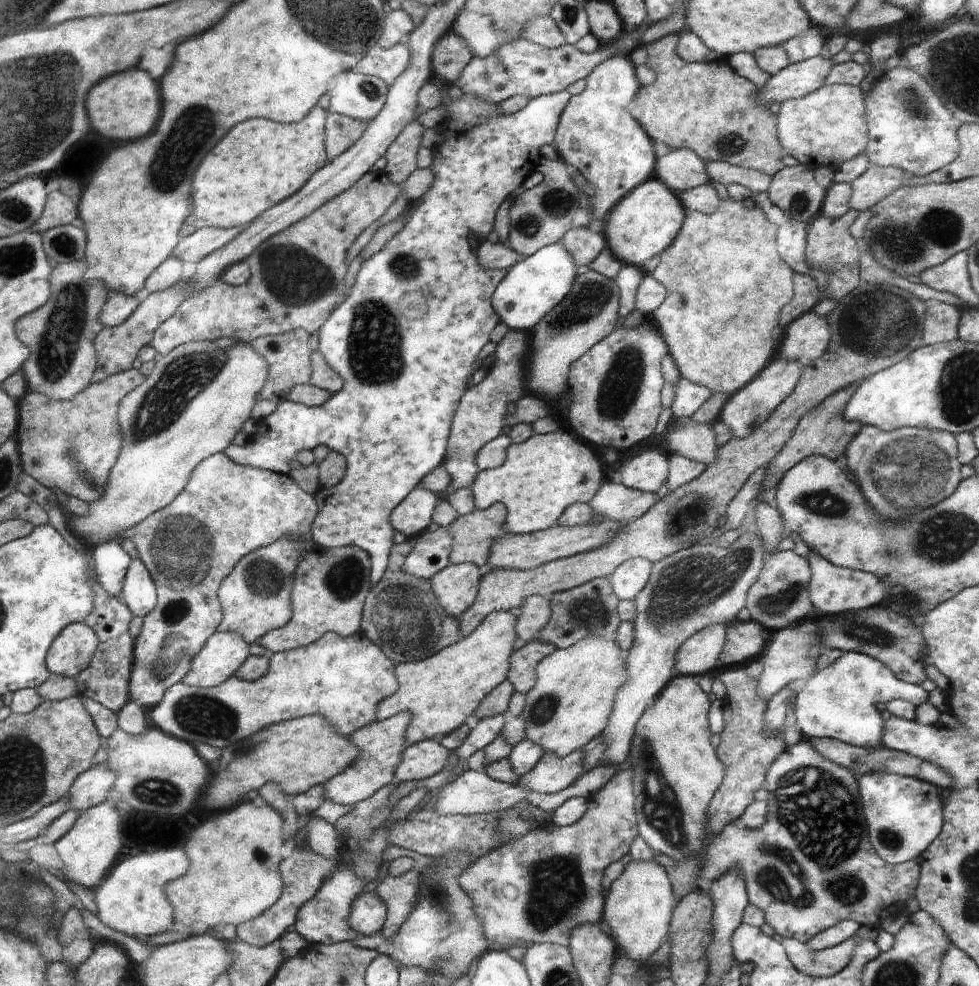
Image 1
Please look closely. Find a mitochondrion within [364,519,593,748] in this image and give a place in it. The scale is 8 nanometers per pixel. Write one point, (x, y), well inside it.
(402, 615)

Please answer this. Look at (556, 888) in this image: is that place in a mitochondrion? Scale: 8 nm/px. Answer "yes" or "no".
yes

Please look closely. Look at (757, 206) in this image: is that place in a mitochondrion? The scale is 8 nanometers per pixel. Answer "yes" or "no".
no

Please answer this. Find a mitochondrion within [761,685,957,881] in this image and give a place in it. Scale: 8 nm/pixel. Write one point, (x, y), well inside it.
(889, 838)

